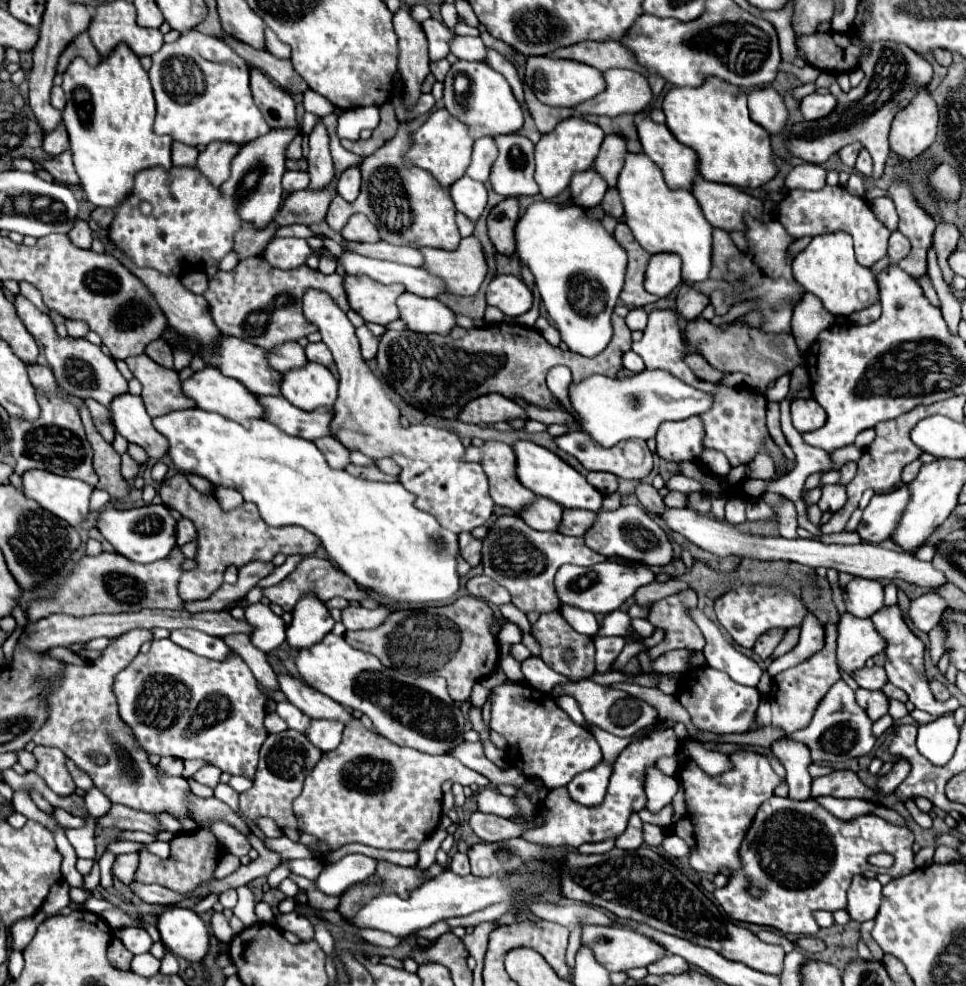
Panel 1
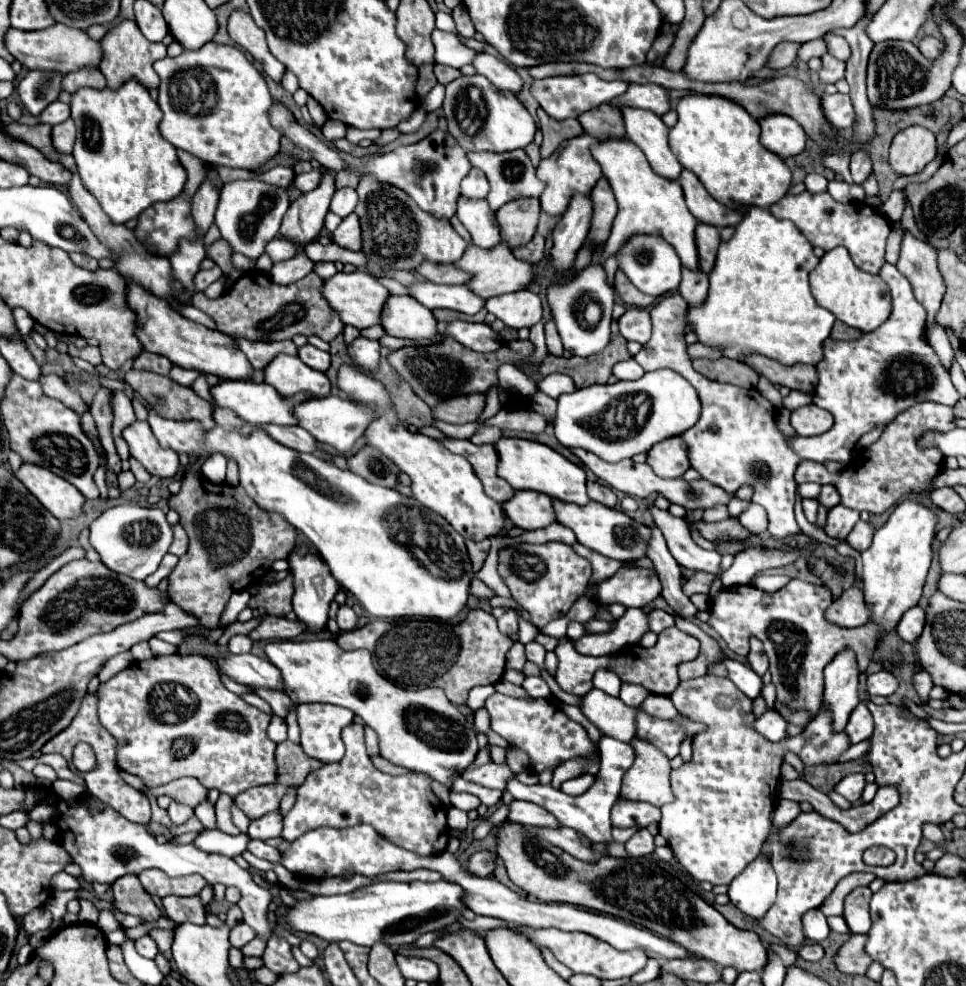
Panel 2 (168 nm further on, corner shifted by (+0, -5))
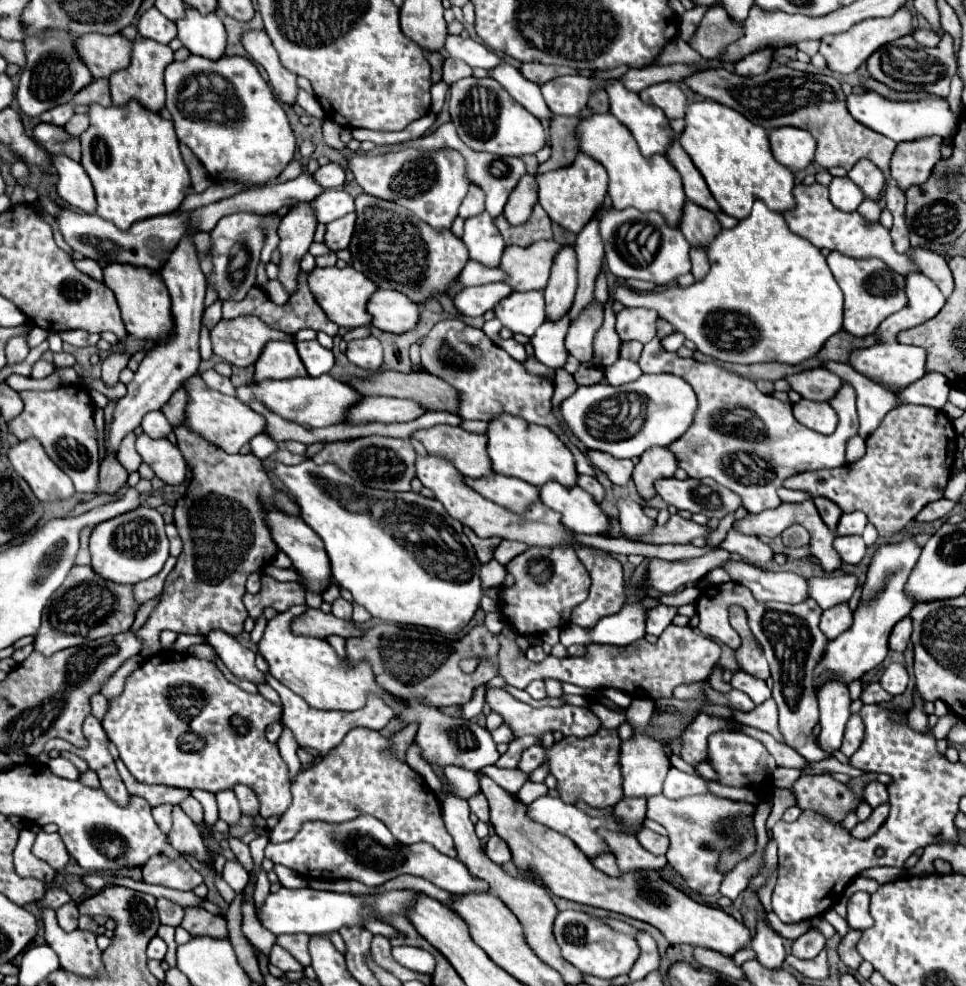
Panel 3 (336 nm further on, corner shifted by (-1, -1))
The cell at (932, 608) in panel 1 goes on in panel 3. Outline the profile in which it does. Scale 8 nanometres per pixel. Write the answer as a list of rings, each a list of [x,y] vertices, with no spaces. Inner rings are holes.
[[[909,617],[901,619],[893,631],[891,631],[891,637],[889,637],[889,647],[895,649],[895,651],[905,651],[909,639],[911,639],[911,631],[913,631],[913,621]]]

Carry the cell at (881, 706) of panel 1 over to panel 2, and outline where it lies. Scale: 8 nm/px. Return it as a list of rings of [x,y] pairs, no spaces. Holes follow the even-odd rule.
[[[860,703],[860,705],[852,711],[852,715],[850,715],[850,719],[848,719],[846,735],[848,735],[850,743],[856,745],[856,743],[860,743],[860,741],[870,739],[870,737],[872,737],[872,731],[874,731],[872,715],[870,715],[870,711],[866,709],[866,705]]]

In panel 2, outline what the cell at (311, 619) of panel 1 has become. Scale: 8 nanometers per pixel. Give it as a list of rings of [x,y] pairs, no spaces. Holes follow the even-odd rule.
[[[294,547],[294,551],[288,557],[290,573],[294,577],[294,613],[302,623],[306,623],[308,631],[320,633],[326,627],[328,621],[328,607],[334,601],[340,585],[332,579],[332,573],[328,571],[328,565],[324,559],[320,559],[320,553],[312,547]]]

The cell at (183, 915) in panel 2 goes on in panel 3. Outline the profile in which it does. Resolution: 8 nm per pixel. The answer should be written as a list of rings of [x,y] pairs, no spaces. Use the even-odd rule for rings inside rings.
[[[185,907],[185,917],[181,927],[187,929],[193,937],[195,935],[213,935],[213,937],[227,937],[227,921],[225,917],[211,915],[203,907]]]

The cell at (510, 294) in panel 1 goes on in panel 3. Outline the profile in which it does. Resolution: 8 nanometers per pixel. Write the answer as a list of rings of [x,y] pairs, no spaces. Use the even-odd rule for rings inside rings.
[[[543,291],[511,293],[501,299],[501,303],[497,303],[495,315],[503,323],[503,327],[511,329],[513,333],[533,337],[539,325],[545,321]]]

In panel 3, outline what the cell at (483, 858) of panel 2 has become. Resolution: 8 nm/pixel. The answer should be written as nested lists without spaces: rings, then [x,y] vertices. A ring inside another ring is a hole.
[[[491,835],[491,837],[487,839],[485,853],[487,853],[487,857],[489,857],[493,863],[497,863],[497,865],[503,865],[503,863],[511,861],[511,851],[509,851],[509,847],[507,847],[505,841],[503,841],[501,837],[497,837],[497,835]]]

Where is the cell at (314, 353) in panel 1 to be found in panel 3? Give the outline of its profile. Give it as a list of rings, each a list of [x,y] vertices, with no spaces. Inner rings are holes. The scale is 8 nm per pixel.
[[[297,341],[297,351],[311,377],[329,373],[333,367],[333,353],[321,347],[317,341]]]

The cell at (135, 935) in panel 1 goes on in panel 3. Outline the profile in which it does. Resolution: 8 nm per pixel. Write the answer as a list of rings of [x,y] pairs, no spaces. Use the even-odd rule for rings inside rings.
[[[157,935],[151,939],[149,947],[147,947],[147,957],[149,959],[163,959],[165,957],[165,951],[167,951],[167,945],[163,943],[163,939],[159,939]]]

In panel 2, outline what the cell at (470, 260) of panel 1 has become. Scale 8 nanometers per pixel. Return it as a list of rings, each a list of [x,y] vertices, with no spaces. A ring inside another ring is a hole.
[[[500,243],[498,247],[494,247],[492,251],[480,251],[480,247],[468,247],[468,251],[464,253],[464,257],[460,259],[460,263],[456,263],[460,269],[464,271],[470,271],[474,277],[472,277],[472,283],[466,283],[468,287],[472,285],[472,289],[476,291],[476,295],[484,297],[484,299],[490,299],[494,295],[504,295],[504,293],[512,293],[512,291],[522,291],[522,289],[528,289],[528,285],[536,279],[536,273],[534,273],[534,265],[530,261],[524,261],[524,259],[516,259],[512,255],[512,251]]]

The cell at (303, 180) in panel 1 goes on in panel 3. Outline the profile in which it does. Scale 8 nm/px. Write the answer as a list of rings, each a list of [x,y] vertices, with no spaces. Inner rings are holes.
[[[327,163],[313,173],[313,179],[317,179],[323,189],[335,189],[343,185],[345,171],[337,163]]]

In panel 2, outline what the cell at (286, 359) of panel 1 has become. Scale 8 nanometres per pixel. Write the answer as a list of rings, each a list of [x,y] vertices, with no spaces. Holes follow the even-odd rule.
[[[232,335],[232,339],[236,341],[236,347],[246,355],[246,359],[250,361],[250,365],[254,369],[264,369],[278,353],[288,353],[288,355],[296,355],[296,345],[292,341],[250,341],[246,337],[240,335]]]

